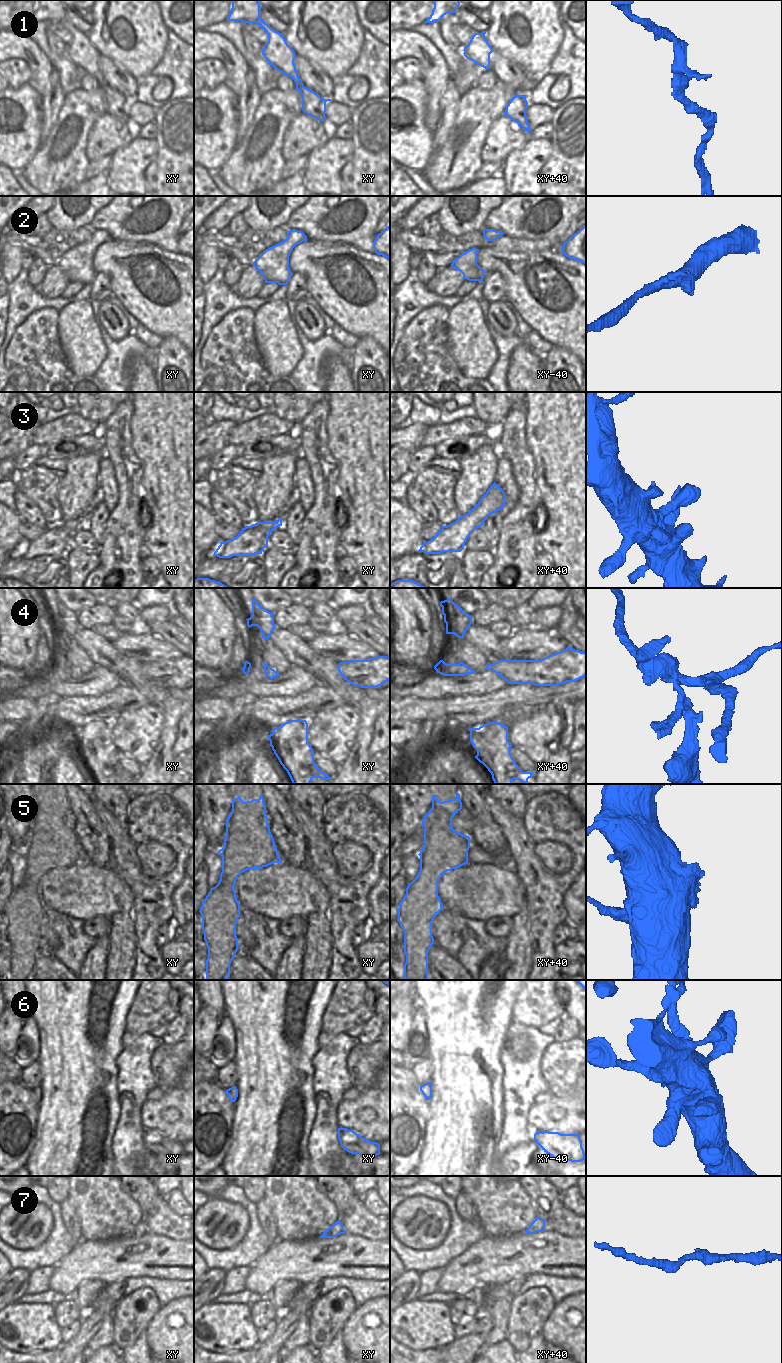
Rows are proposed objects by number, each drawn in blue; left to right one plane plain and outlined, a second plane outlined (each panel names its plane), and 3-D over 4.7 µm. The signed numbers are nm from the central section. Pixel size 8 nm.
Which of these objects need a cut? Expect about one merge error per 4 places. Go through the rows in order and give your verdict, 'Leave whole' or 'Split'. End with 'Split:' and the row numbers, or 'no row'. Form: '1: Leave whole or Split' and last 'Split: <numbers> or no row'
1: Leave whole
2: Leave whole
3: Leave whole
4: Split
5: Split
6: Split
7: Leave whole
Split: 4, 5, 6

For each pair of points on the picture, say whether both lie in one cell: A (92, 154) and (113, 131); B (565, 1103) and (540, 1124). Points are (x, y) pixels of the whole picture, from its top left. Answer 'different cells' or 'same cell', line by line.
A: same cell
B: same cell

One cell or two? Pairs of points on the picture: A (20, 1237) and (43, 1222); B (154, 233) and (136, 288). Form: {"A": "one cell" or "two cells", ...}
{"A": "one cell", "B": "two cells"}

